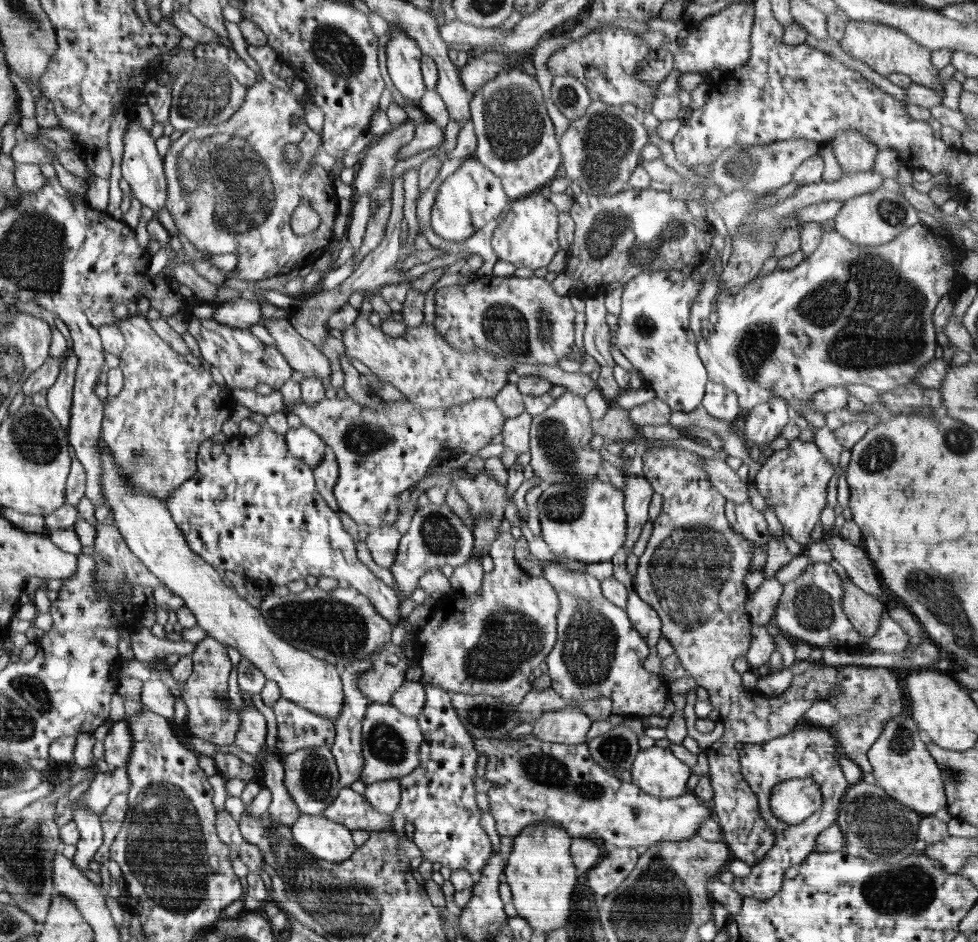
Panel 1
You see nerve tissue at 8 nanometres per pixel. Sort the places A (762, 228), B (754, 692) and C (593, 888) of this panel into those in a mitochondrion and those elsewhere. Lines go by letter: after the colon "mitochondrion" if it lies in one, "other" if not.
A: mitochondrion
B: other
C: other

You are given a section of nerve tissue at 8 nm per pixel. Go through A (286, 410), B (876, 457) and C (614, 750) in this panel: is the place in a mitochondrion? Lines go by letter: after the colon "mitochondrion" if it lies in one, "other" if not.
A: other
B: mitochondrion
C: mitochondrion

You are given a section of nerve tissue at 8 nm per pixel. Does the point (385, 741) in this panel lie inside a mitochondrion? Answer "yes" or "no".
yes

